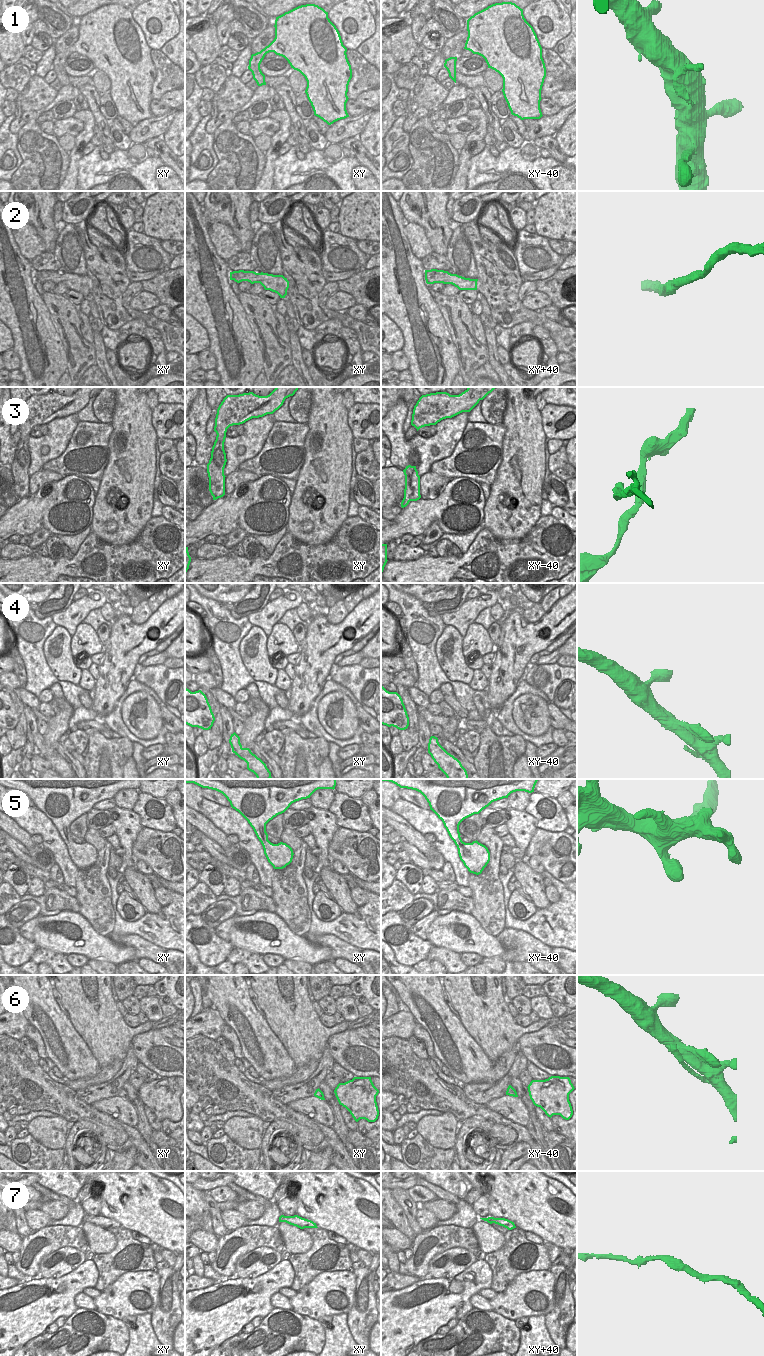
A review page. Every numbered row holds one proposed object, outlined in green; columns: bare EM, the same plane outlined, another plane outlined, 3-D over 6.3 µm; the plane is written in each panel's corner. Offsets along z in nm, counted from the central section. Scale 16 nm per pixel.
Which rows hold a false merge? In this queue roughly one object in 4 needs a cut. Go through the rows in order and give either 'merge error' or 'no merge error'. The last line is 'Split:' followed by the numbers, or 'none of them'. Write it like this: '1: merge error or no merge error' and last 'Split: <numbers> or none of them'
1: no merge error
2: no merge error
3: merge error
4: no merge error
5: no merge error
6: merge error
7: no merge error
Split: 3, 6

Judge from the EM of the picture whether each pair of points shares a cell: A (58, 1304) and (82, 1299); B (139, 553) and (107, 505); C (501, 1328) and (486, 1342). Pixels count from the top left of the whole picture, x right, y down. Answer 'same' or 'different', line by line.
A: different
B: different
C: same

